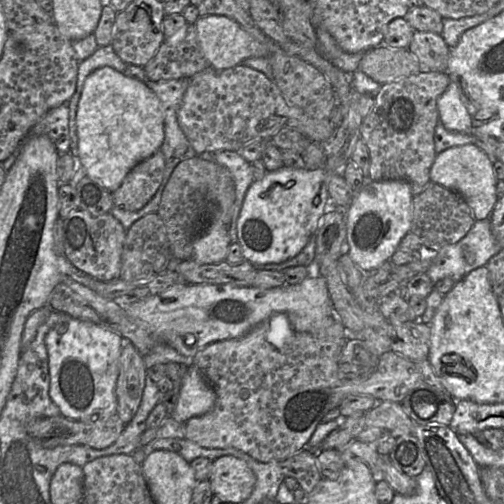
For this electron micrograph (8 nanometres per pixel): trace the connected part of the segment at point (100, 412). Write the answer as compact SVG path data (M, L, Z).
M71 317L64 323L59 323L48 331L45 337L45 344L48 352L49 359L49 375L50 375L50 387L49 395L52 401L60 409L60 414L72 420L82 422L95 422L99 420L107 420L111 416L117 414L117 397L116 397L116 383L119 375L119 359L121 356L122 346L124 344L124 338L117 332L95 324L90 321L81 320Z

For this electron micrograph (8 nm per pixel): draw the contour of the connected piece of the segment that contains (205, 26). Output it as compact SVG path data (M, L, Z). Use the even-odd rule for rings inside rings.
M200 16L194 25L202 53L215 69L234 67L247 58L269 56L267 45L226 16Z

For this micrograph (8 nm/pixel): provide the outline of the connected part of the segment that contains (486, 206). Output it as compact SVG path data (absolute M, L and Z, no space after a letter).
M475 144L451 147L437 154L430 170L430 181L459 193L471 208L475 220L489 219L497 204L498 179L493 163Z

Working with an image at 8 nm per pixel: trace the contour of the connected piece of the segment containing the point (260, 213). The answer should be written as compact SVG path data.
M282 166L254 180L248 188L237 218L237 241L244 260L253 265L281 263L296 256L306 245L311 234L319 229L319 223L329 206L327 171L324 168L290 168Z

